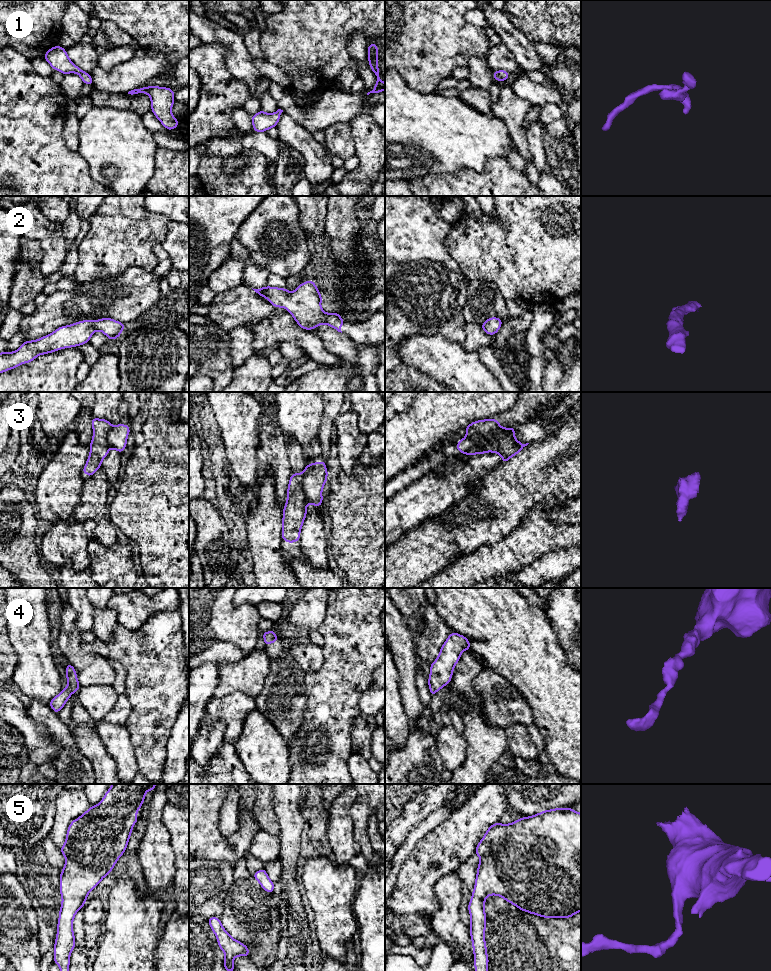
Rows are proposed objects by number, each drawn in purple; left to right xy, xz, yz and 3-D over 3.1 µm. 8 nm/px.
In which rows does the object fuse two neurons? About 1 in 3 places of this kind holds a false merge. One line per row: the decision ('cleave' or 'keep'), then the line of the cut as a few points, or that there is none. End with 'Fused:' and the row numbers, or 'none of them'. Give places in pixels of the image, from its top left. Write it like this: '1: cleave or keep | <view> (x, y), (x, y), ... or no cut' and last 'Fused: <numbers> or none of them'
1: keep | no cut
2: keep | no cut
3: cleave | yz (481, 434), (483, 439), (472, 445), (465, 453)
4: keep | no cut
5: keep | no cut
Fused: 3

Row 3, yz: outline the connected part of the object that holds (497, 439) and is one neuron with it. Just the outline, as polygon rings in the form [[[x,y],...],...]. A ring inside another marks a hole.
[[[485,419],[470,423],[465,431],[468,437],[482,435],[483,441],[470,447],[466,454],[472,456],[486,452],[498,453],[502,463],[521,452],[529,443],[521,444],[515,437],[515,427],[503,428],[497,419]]]

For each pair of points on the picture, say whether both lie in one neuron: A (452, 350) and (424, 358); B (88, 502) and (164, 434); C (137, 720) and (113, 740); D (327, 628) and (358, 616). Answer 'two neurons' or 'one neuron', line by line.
A: one neuron
B: two neurons
C: two neurons
D: one neuron

